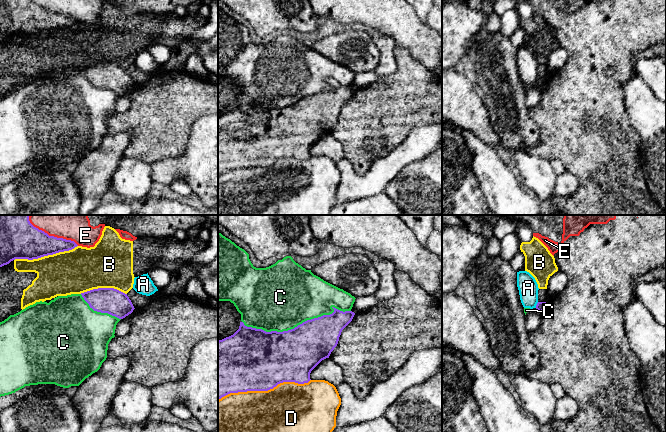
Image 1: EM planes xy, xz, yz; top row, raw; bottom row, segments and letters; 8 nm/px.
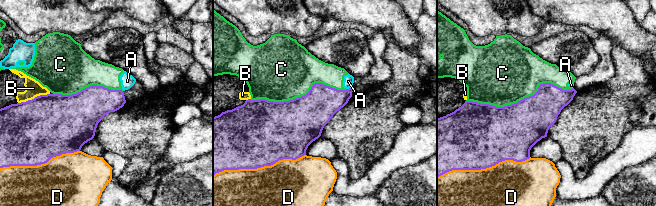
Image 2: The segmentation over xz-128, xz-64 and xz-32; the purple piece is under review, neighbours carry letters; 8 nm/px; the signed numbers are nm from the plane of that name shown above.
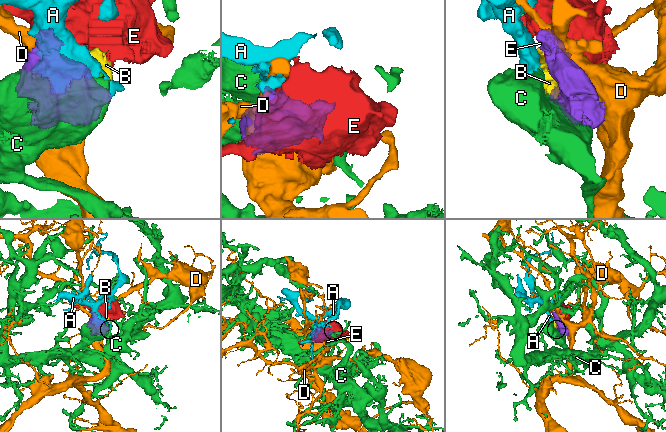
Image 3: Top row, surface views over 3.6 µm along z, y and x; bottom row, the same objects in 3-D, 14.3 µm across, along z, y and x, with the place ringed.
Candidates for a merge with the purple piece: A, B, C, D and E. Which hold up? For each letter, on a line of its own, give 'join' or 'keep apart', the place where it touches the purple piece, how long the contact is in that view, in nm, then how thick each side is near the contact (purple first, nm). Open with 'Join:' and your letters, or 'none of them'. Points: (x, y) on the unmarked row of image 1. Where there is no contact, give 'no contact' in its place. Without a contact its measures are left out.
Join: none of them
A: keep apart | yz (536, 81) | 50 nm | 70/160 nm
B: keep apart | xy (45, 31) | 550 nm | 280/360 nm
C: keep apart | xz (297, 102) | 900 nm | 420/500 nm
D: keep apart | xz (264, 166) | 750 nm | 500/500 nm
E: keep apart | xy (55, 13) | 420 nm | 280/190 nm

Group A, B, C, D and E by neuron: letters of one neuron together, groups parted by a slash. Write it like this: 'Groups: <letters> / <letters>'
Groups: A C / B / D / E

